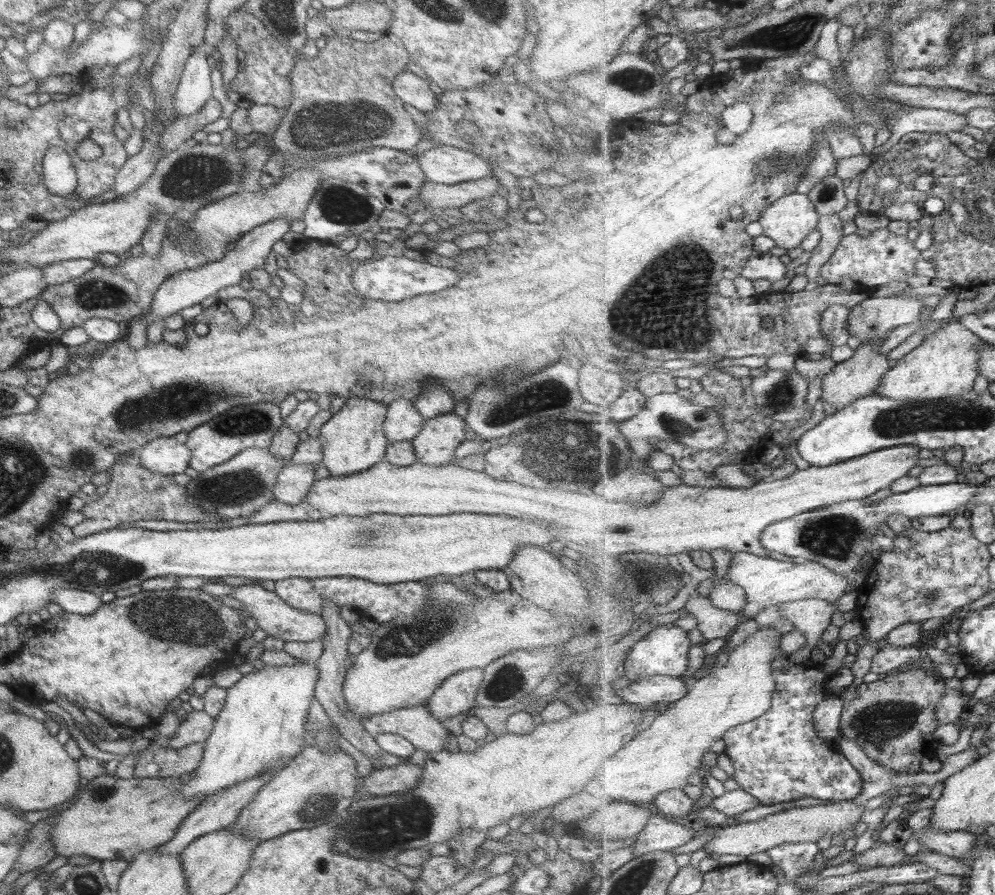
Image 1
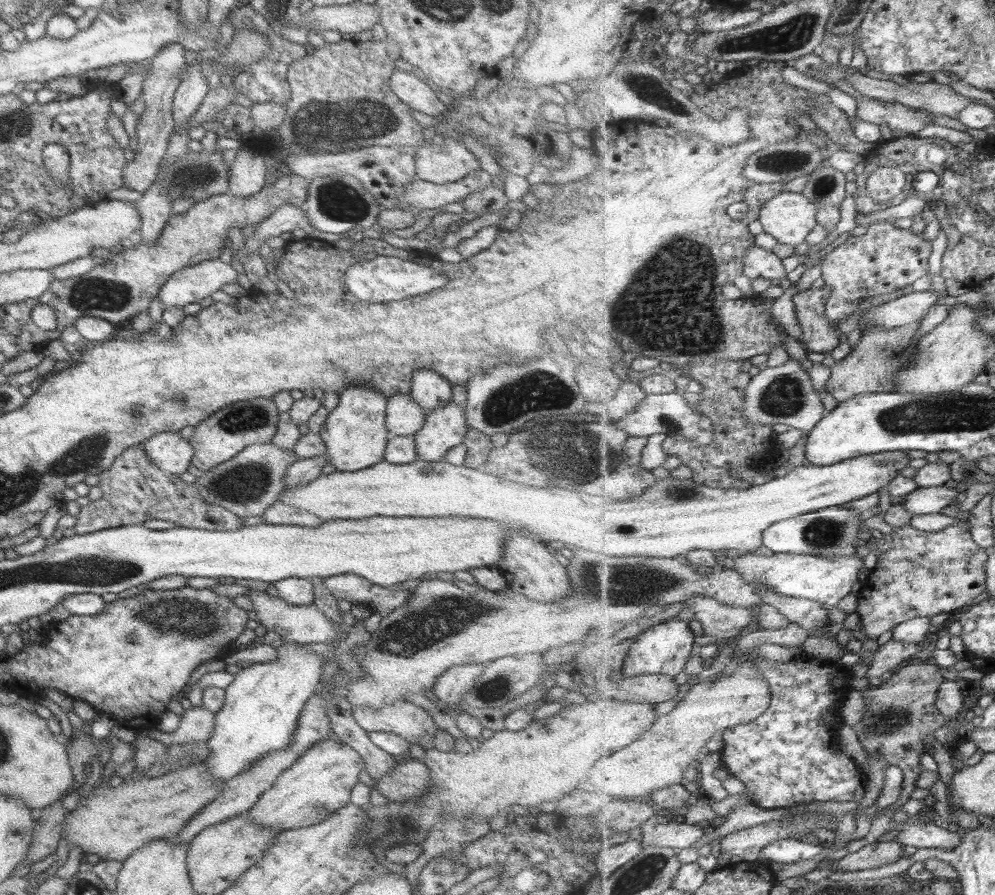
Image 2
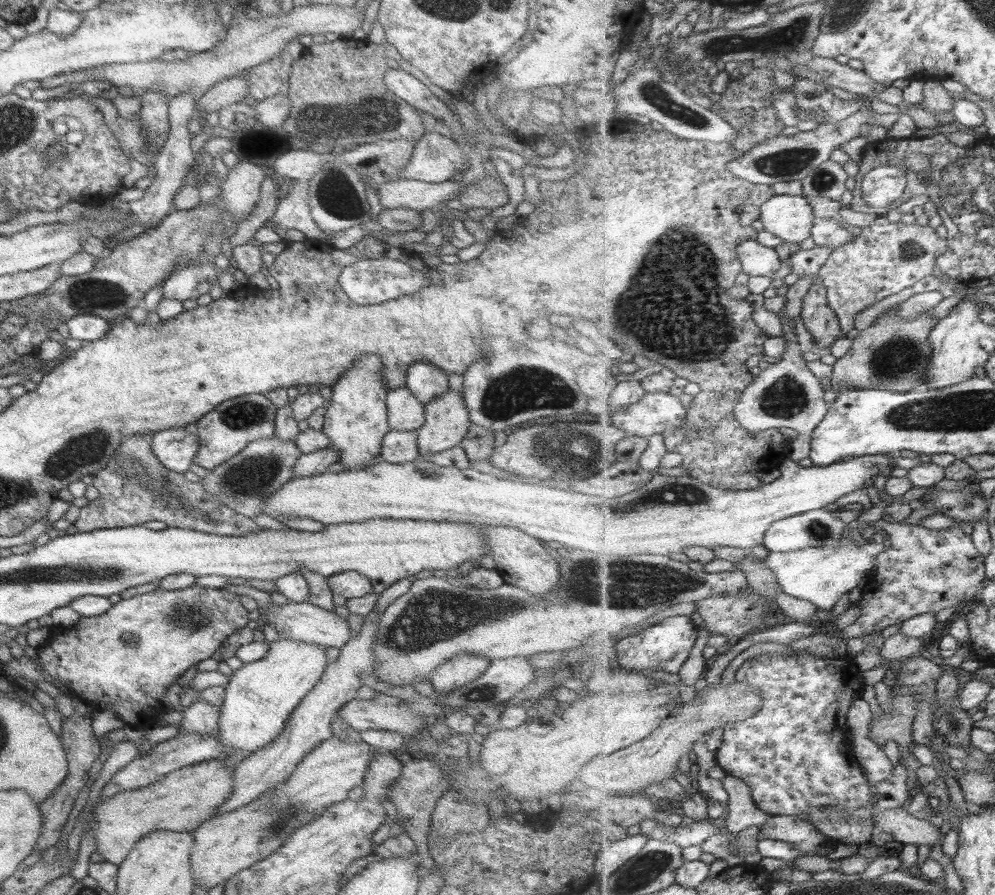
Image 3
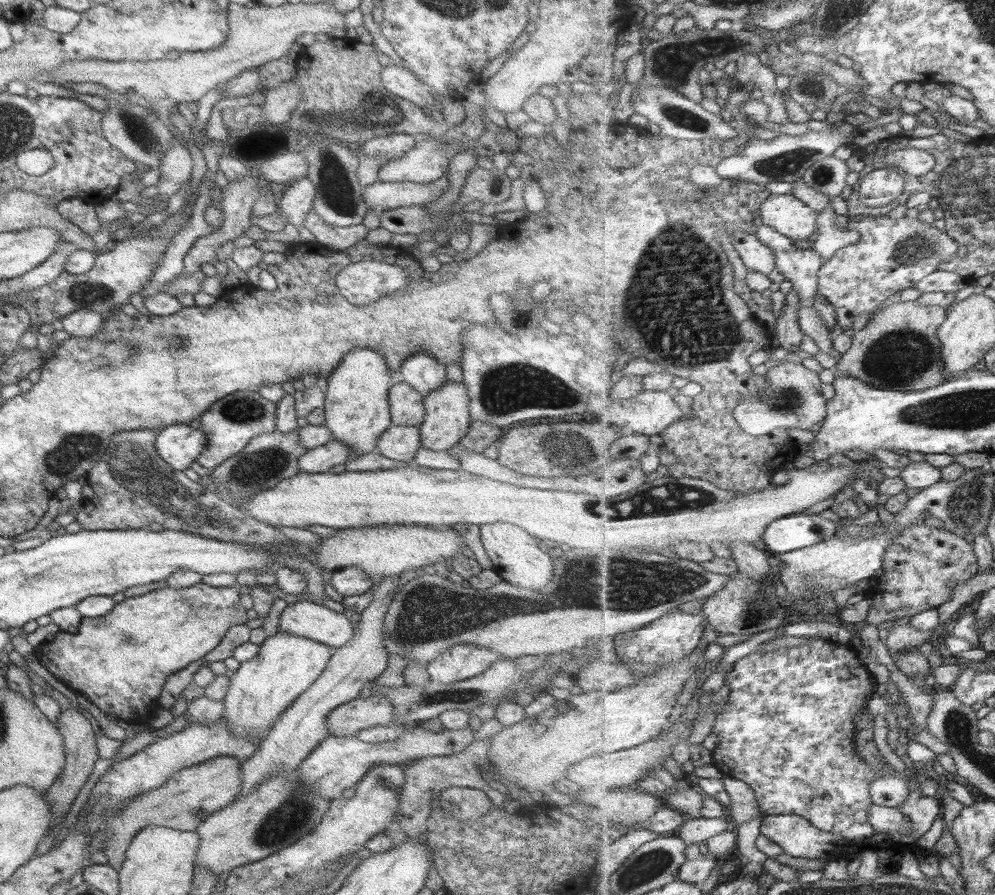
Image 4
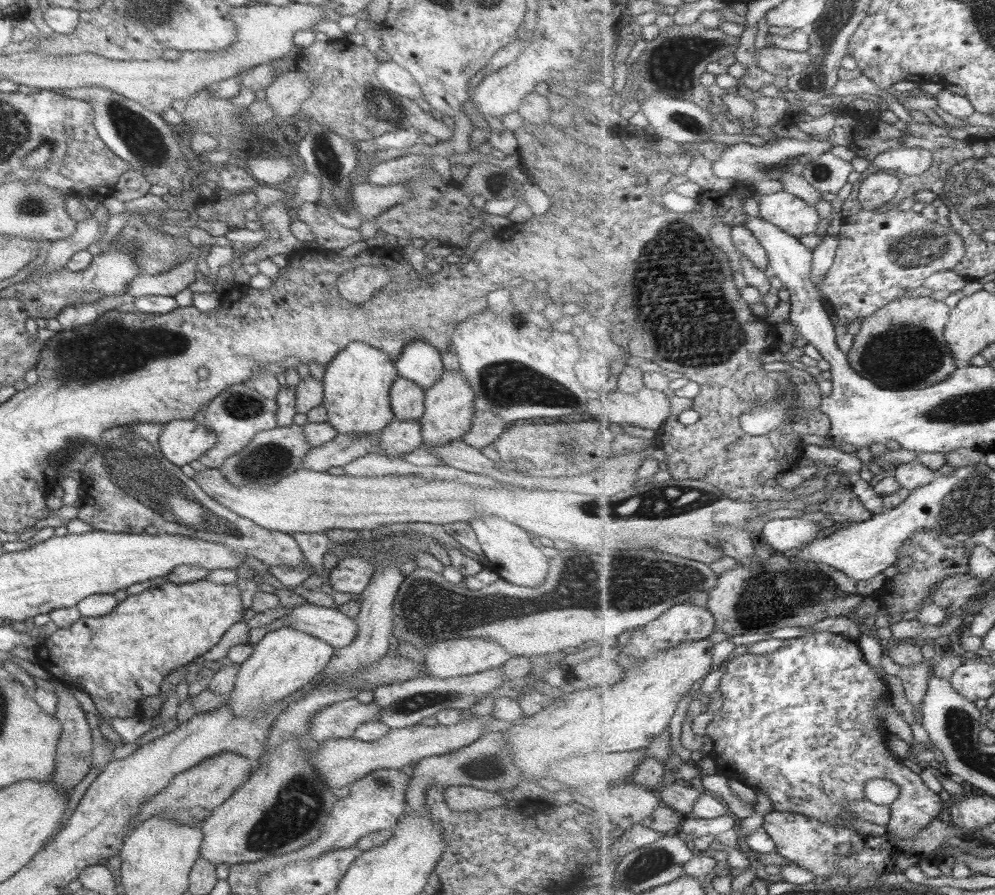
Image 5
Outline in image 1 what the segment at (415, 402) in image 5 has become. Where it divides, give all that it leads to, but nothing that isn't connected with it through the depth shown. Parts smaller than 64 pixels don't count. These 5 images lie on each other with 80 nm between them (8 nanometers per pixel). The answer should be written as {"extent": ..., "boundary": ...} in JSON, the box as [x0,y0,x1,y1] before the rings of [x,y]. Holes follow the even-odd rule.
{"extent":[382,398,424,444],"boundary":[[[404,398],[393,399],[386,406],[386,415],[382,422],[383,435],[388,444],[411,441],[424,423],[421,415],[412,405],[412,401]]]}

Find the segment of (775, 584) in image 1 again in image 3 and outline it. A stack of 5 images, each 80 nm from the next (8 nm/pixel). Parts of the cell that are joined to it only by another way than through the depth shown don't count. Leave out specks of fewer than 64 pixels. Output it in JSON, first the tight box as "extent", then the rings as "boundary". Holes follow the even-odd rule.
{"extent":[762,537,885,611],"boundary":[[[867,537],[860,541],[859,547],[855,547],[846,541],[839,547],[839,550],[831,548],[830,546],[823,547],[811,547],[805,550],[792,552],[792,553],[778,553],[769,552],[767,556],[762,560],[769,569],[773,570],[777,581],[782,586],[782,591],[794,596],[798,599],[805,599],[813,602],[822,610],[832,611],[835,605],[853,588],[863,586],[868,579],[868,574],[873,570],[873,566],[876,566],[876,558],[885,549],[885,544],[881,539]]]}

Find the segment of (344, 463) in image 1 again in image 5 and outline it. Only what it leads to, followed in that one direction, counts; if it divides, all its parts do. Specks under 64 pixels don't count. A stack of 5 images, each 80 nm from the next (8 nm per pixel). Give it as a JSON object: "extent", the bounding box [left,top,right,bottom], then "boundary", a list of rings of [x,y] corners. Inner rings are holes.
{"extent":[321,342,395,435],"boundary":[[[361,342],[347,344],[327,363],[321,381],[326,423],[339,435],[377,435],[394,420],[388,394],[395,379],[395,364],[381,350]]]}

